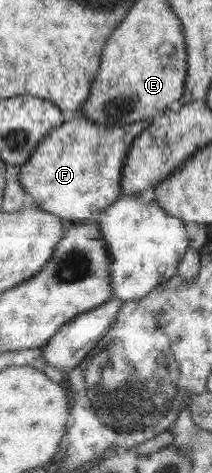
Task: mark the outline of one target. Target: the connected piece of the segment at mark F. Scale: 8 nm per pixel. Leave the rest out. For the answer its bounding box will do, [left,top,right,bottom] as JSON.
[19,114,152,223]

